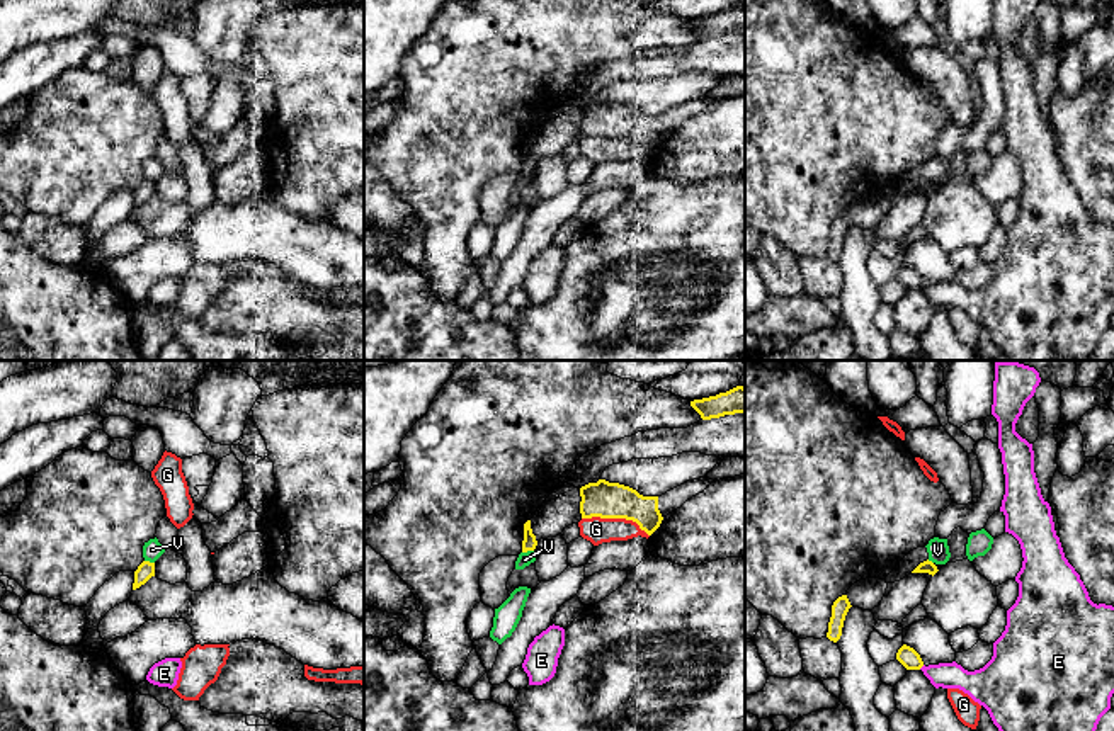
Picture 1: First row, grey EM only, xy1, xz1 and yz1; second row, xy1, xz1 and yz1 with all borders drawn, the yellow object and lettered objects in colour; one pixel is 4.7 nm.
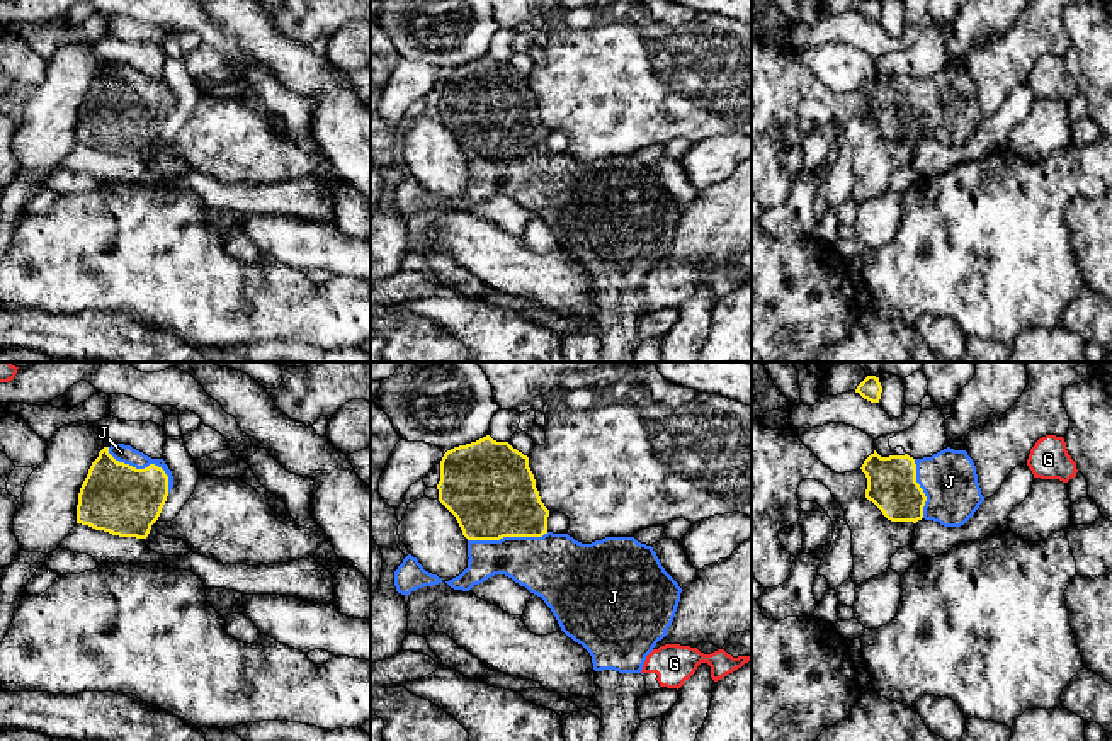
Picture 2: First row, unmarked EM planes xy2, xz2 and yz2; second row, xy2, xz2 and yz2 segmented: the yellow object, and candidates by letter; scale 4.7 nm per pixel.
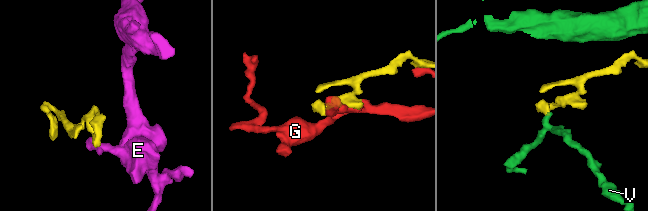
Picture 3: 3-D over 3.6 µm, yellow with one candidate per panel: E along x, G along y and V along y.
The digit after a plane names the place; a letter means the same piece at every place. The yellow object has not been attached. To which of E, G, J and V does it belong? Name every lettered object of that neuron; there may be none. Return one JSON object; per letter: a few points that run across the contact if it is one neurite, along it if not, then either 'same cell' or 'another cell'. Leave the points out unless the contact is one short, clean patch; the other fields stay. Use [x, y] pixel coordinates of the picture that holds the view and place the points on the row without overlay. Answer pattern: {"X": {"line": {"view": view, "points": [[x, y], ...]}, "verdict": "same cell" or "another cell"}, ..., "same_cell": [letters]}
{"E": {"line": {"view": "yz1", "points": [[924, 284], [919, 288]]}, "verdict": "another cell"}, "G": {"verdict": "another cell"}, "J": {"verdict": "same cell"}, "V": {"line": {"view": "xz1", "points": [[533, 169], [522, 172]]}, "verdict": "another cell"}, "same_cell": ["J"]}

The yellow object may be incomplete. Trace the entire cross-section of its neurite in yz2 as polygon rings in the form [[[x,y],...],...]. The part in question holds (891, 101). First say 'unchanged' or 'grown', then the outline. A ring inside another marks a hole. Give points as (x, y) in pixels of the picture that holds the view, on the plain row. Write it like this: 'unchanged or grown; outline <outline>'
grown; outline [[[950,66],[932,76],[905,75],[881,76],[876,70],[864,80],[867,97],[865,117],[891,141],[933,139],[944,146],[964,144],[984,121],[978,102],[976,85],[966,70]]]

